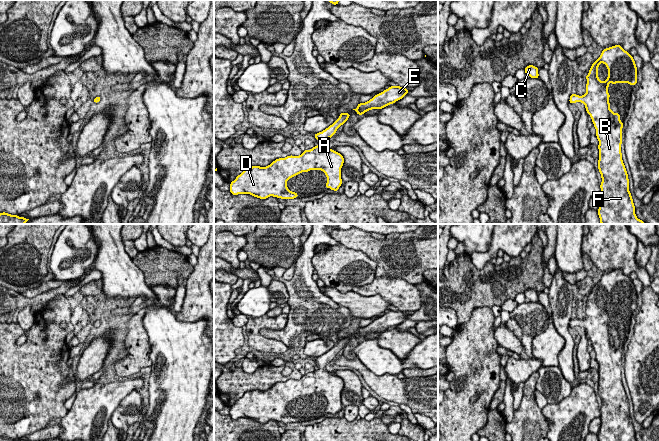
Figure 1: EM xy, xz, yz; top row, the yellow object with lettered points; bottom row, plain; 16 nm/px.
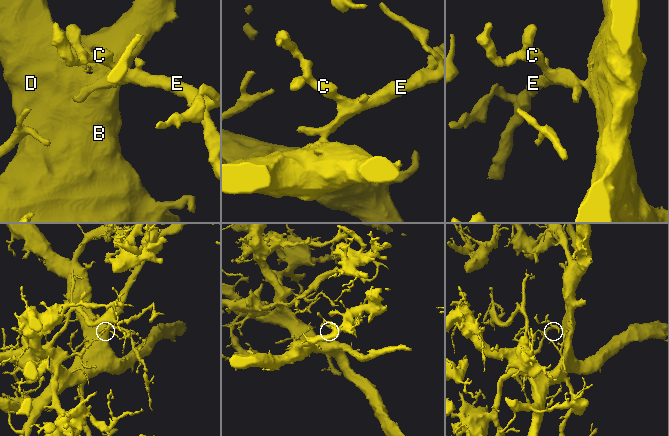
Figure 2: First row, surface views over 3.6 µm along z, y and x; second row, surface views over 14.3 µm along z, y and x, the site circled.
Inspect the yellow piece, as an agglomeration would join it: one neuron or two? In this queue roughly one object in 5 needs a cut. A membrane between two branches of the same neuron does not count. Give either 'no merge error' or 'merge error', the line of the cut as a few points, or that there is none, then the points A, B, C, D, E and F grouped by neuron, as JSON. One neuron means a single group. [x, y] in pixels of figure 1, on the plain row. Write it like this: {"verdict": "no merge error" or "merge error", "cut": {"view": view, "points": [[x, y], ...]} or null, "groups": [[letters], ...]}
{"verdict": "no merge error", "cut": null, "groups": [["A", "B", "C", "D", "E", "F"]]}

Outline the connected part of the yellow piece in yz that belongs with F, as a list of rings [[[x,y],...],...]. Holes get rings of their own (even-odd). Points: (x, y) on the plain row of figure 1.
[[[615,269],[609,272],[605,272],[603,273],[600,281],[593,286],[588,299],[585,301],[585,303],[588,304],[585,311],[586,317],[583,320],[579,320],[572,317],[569,323],[569,327],[571,328],[574,328],[576,326],[581,326],[585,328],[585,333],[587,337],[590,339],[594,351],[596,353],[596,361],[599,365],[598,393],[602,402],[602,406],[600,408],[601,426],[599,433],[597,434],[599,441],[637,441],[635,438],[636,433],[633,427],[632,419],[629,415],[628,398],[622,384],[621,368],[623,346],[620,345],[620,338],[614,337],[610,333],[610,326],[608,325],[608,323],[610,322],[610,318],[608,317],[608,311],[610,310],[610,308],[608,307],[609,305],[613,309],[615,309],[616,307],[628,307],[629,309],[636,309],[637,297],[638,295],[633,280],[631,280],[629,276],[625,275],[621,269]],[[601,287],[604,287],[606,289],[606,292],[608,293],[608,301],[605,305],[601,305],[598,301],[598,291]]]

